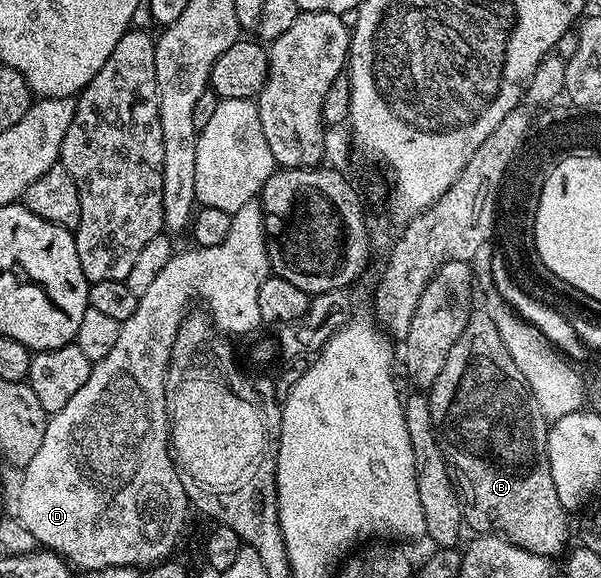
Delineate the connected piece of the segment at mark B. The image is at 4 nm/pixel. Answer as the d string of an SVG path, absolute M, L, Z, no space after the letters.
M475 310L471 314L464 333L460 333L460 341L452 345L452 353L448 353L444 369L440 369L440 377L436 377L428 394L432 425L462 506L465 526L469 530L471 527L474 533L503 535L517 547L532 553L561 556L567 550L570 523L552 481L546 440L548 420L537 407L529 385L517 369L516 361L512 361L500 333L496 333L494 317L489 310Z

